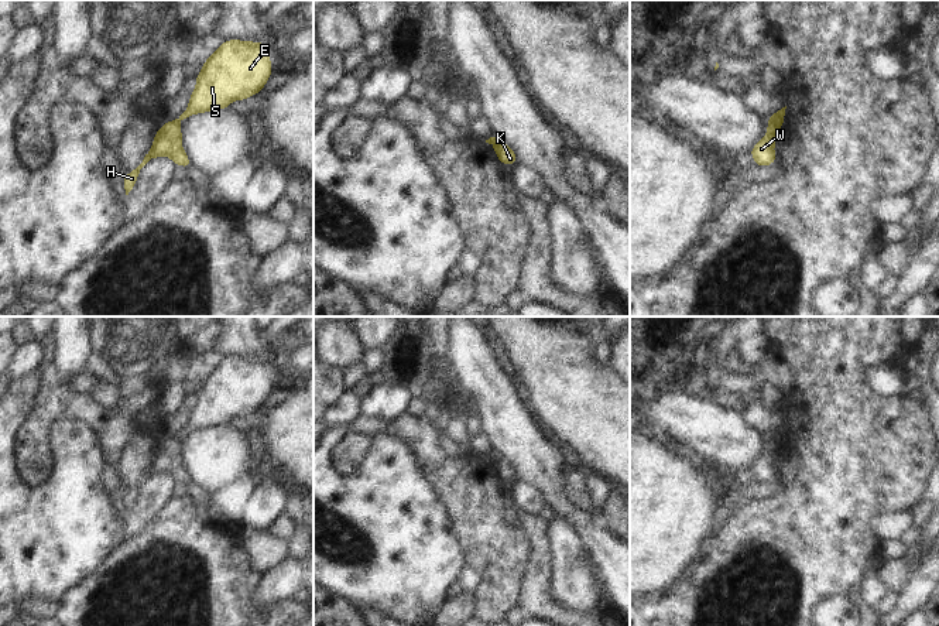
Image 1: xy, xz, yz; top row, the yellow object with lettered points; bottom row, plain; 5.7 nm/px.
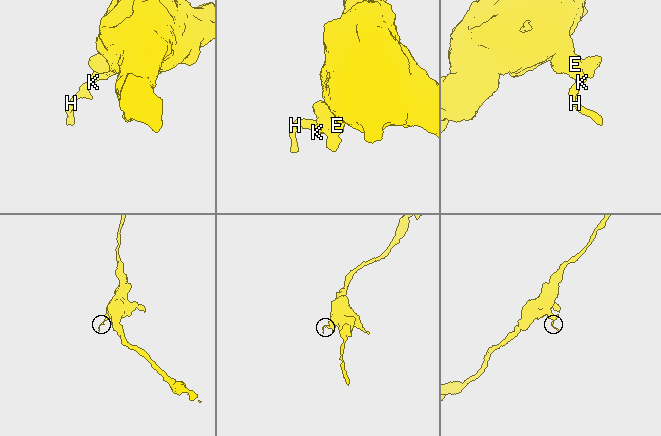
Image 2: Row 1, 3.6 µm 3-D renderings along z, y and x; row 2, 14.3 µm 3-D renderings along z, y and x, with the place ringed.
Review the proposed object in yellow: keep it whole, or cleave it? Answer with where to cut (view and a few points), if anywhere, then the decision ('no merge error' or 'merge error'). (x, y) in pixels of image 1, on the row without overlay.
cut in yz along (768, 437), (778, 444); merge error

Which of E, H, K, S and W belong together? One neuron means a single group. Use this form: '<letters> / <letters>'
E K S / H W

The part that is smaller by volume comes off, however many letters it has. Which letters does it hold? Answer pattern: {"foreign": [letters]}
{"foreign": ["H", "W"]}

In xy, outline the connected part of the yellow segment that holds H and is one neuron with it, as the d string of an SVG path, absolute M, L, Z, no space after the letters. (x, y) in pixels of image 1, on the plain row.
M179 435L167 438L161 442L161 445L154 451L154 459L145 471L143 479L136 486L126 490L126 493L123 495L126 512L128 512L128 509L134 504L136 499L138 497L140 486L150 476L162 472L168 472L175 482L182 482L188 486L192 483L191 476L182 465L182 448Z

